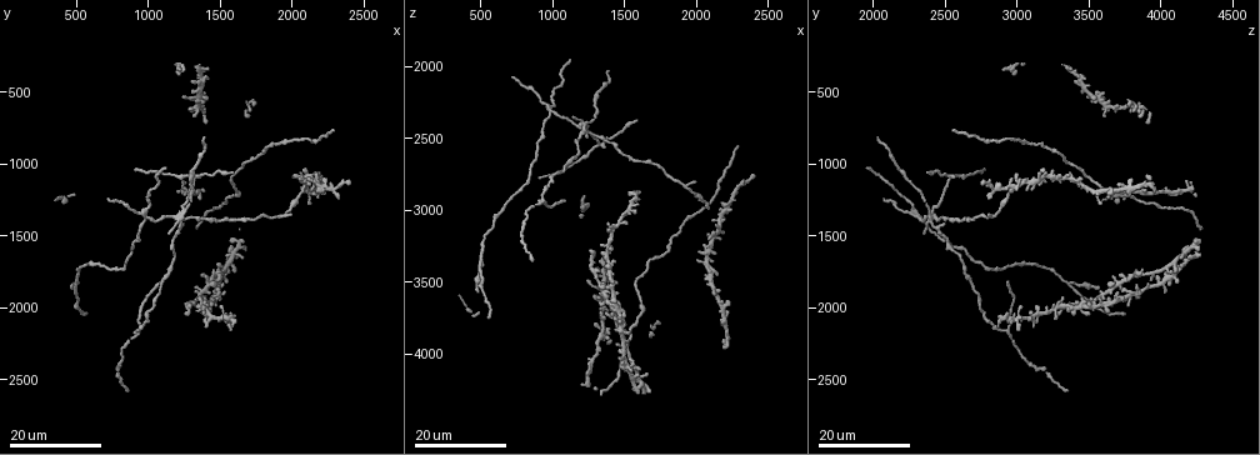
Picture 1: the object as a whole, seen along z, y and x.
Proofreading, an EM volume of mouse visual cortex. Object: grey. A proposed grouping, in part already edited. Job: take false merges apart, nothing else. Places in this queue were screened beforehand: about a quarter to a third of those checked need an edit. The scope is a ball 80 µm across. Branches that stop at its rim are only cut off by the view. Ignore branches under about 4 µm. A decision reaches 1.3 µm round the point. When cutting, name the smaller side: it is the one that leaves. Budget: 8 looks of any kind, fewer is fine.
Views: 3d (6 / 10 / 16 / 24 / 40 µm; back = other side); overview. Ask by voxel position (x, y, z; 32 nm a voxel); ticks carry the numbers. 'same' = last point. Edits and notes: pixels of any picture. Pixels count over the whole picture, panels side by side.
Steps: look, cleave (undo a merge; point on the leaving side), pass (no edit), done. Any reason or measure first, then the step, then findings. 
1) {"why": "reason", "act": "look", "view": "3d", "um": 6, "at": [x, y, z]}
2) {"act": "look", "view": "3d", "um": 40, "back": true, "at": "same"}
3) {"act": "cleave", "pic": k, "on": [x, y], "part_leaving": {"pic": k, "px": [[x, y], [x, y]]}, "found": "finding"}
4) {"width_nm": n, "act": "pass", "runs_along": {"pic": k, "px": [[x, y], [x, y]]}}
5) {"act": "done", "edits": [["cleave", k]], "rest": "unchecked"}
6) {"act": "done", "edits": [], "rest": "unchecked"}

{"act": "look", "view": "3d", "um": 24, "at": [1340, 1200, 3840]}

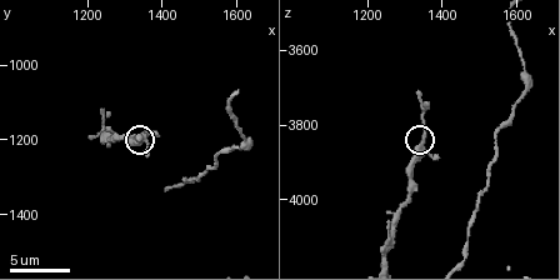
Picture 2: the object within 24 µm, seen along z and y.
{"why": "closer look", "act": "look", "view": "3d", "um": 6, "at": "same"}

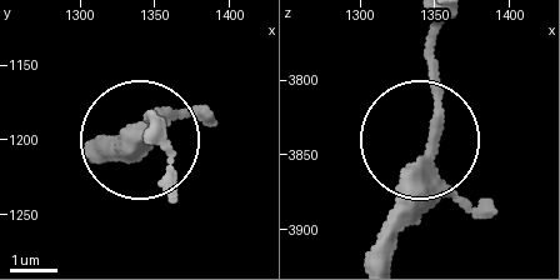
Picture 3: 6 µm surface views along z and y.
{"act": "look", "view": "3d", "um": 6, "back": true, "at": "same"}

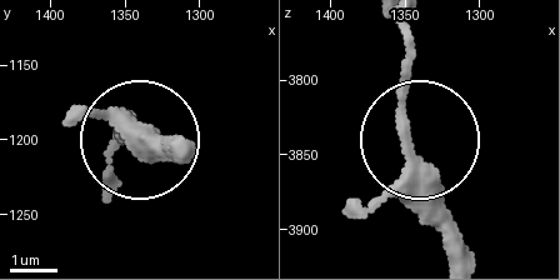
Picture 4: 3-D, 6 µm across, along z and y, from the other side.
{"arms": 3, "act": "pass", "found": "one neuron here"}

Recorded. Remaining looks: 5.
{"why": "looks like a crossing", "act": "look", "view": "3d", "um": 24, "at": [940, 2160, 2920]}

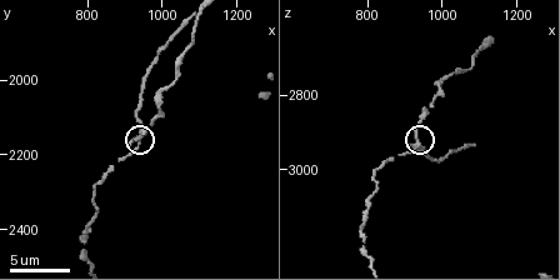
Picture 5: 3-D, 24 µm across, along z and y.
{"act": "look", "view": "3d", "um": 6, "at": "same"}

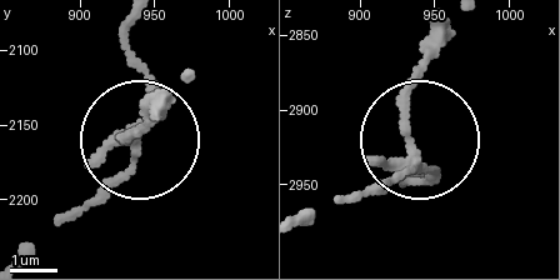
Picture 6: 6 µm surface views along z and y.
{"side_arm_um": 14, "arms": 4, "act": "cleave", "pic": 6, "on": [139, 65], "found": "two neurons meet here"}

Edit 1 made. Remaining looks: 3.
{"why": "three arms meet", "act": "look", "view": "3d", "um": 24, "at": [500, 1820, 3340]}

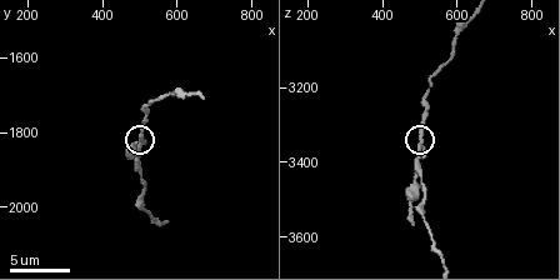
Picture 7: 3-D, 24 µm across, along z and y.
{"act": "look", "view": "3d", "um": 6, "at": [500, 1830, 3350]}

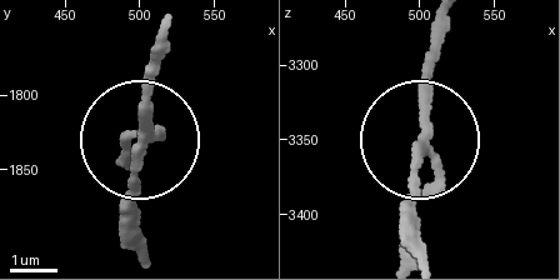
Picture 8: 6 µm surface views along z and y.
{"act": "look", "view": "3d", "um": 6, "back": true, "at": [504, 1832, 3360]}

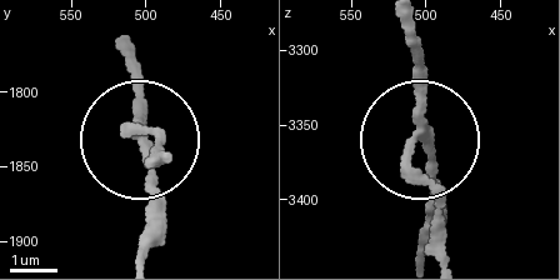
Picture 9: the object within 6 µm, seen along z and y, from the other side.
{"arms": 3, "act": "cleave", "pic": 9, "on": [164, 130], "part_leaving": {"pic": 9, "px": [[419, 134], [410, 154], [446, 250]]}, "found": "a second neuron is stuck on"}

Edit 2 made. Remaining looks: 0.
{"act": "done", "edits": [["cleave", 6], ["cleave", 9]], "rest": "unchecked"}

